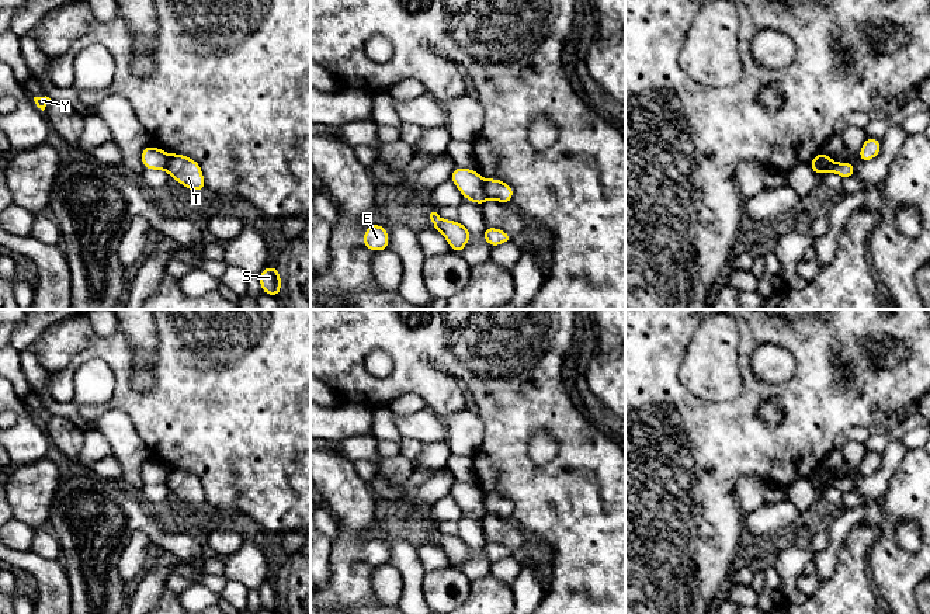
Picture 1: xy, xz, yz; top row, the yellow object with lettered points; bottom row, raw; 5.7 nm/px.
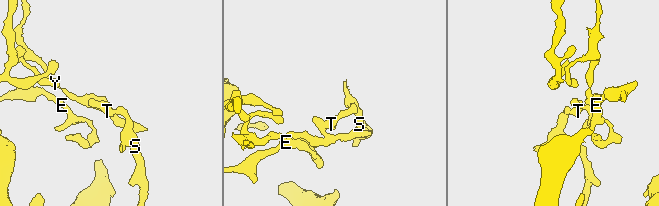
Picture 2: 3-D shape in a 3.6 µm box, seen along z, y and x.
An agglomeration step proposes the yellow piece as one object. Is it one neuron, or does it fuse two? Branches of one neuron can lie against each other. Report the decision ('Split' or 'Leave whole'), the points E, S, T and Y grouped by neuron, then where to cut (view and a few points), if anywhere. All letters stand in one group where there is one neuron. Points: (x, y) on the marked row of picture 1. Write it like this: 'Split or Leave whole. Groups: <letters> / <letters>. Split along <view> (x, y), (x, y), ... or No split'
Split. Groups: E S T / Y. Split along xz (483, 180), (483, 196), (486, 198)

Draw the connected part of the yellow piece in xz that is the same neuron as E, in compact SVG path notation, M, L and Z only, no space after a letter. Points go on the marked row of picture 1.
M379 223L369 225L362 236L362 244L376 253L389 249L389 232Z

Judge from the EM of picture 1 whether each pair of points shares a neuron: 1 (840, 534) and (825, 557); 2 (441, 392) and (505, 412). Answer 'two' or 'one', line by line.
1: one
2: one

